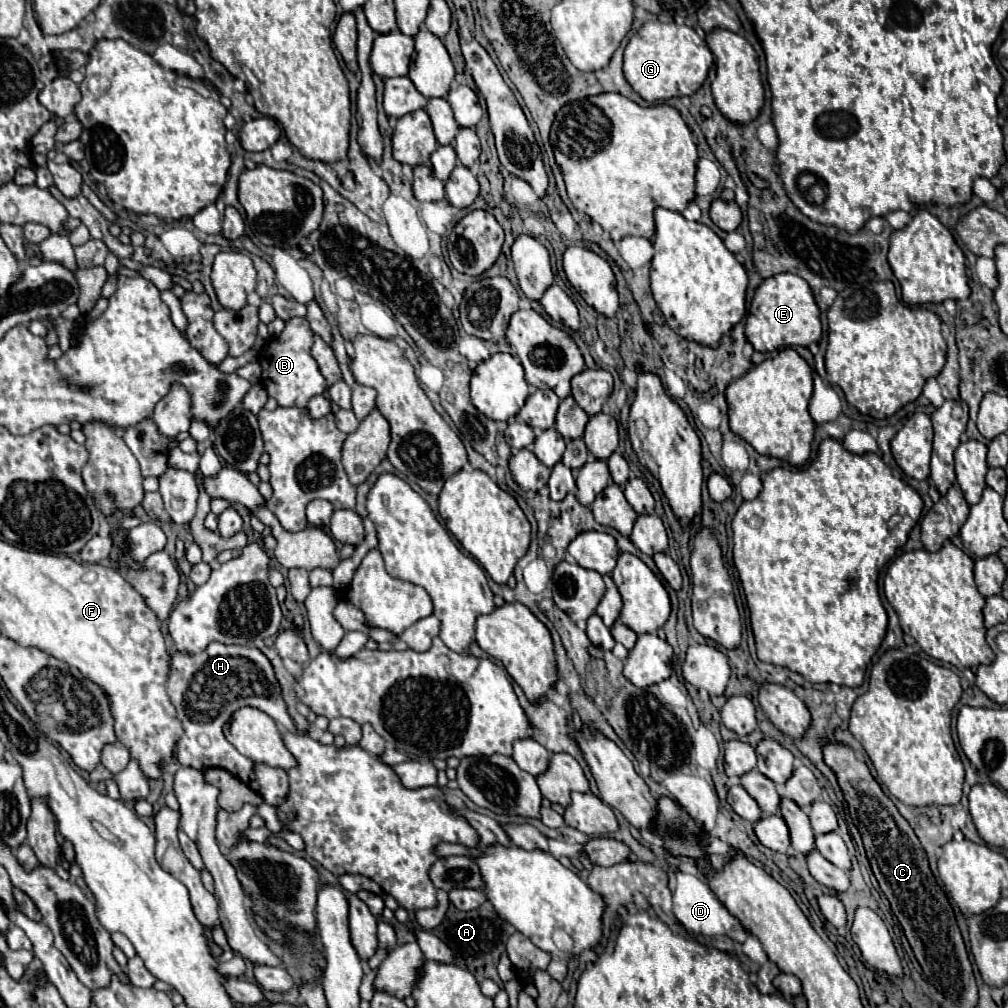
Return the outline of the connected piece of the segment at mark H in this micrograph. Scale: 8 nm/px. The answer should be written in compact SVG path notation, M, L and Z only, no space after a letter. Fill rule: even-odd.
M211 642L199 654L175 652L171 658L167 692L183 726L183 736L177 742L177 760L181 766L191 766L197 770L223 768L235 774L249 788L257 790L267 804L279 806L279 802L283 802L289 792L287 773L280 768L253 762L223 736L223 724L241 706L257 706L279 724L285 724L287 730L295 730L281 698L281 688L275 680L271 662L257 648L251 646L251 650L247 650L245 646Z

